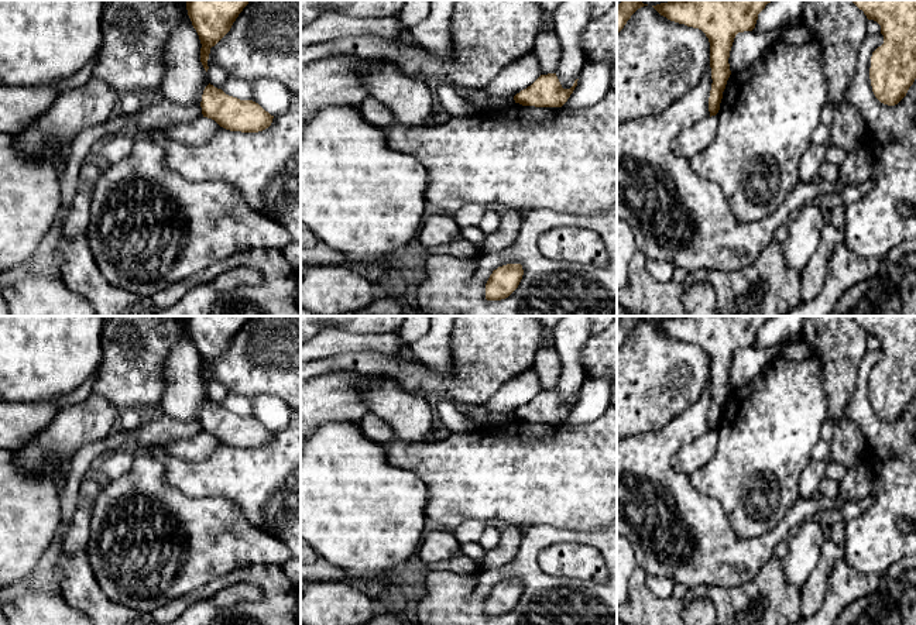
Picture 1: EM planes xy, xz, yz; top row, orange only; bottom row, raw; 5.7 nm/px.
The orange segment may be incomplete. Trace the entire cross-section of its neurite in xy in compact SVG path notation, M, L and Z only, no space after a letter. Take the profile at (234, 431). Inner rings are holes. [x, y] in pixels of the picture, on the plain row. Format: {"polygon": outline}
{"polygon": "M210 399L203 406L200 423L203 433L230 447L258 449L268 444L274 435L258 419L229 412Z"}

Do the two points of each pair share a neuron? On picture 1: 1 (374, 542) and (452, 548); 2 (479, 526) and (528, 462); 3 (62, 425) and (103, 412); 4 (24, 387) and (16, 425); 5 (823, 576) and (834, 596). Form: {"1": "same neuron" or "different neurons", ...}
{"1": "different neurons", "2": "different neurons", "3": "same neuron", "4": "different neurons", "5": "different neurons"}

